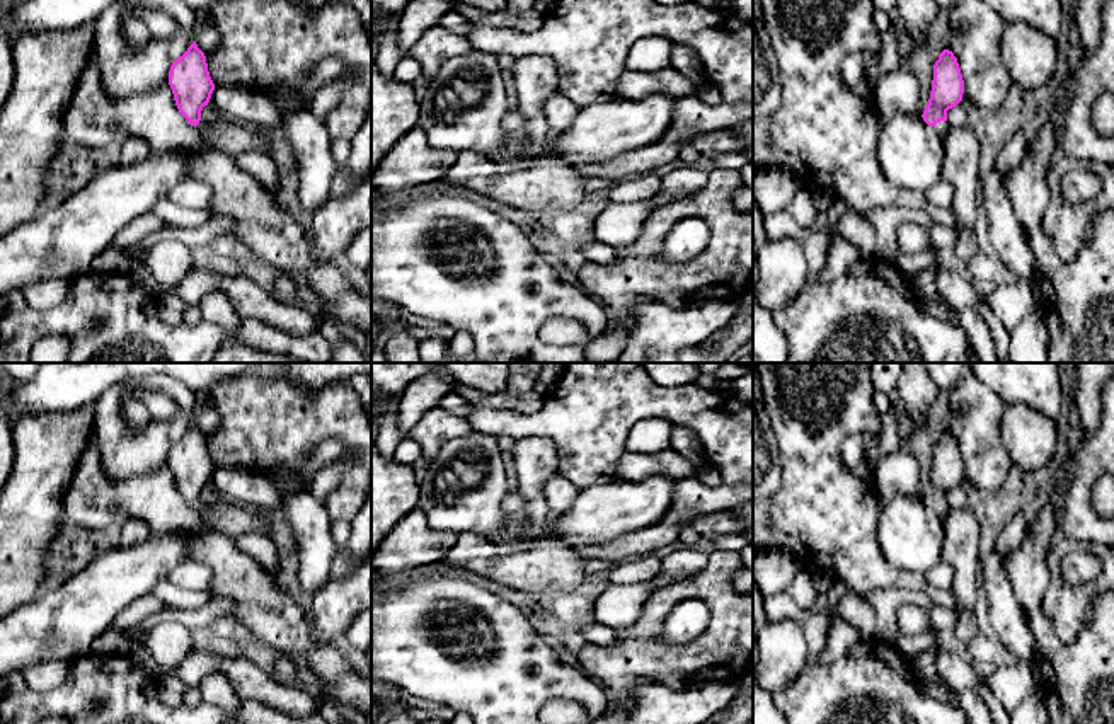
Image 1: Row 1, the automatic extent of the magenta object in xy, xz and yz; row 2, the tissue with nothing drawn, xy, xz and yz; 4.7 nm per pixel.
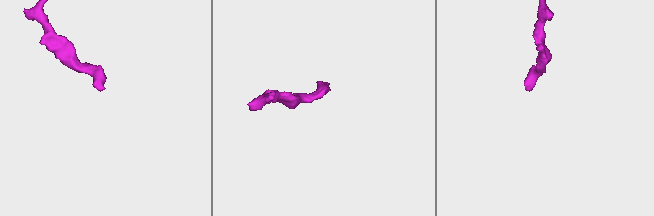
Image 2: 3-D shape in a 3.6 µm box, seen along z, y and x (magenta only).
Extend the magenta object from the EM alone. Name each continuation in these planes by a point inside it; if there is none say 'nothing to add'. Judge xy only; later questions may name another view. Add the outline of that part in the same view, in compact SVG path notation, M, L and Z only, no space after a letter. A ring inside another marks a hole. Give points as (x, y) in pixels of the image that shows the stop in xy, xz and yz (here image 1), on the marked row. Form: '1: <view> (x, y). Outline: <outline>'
1: xy (230, 137). Outline: M225 118L215 124L199 121L198 129L210 145L233 158L245 152L266 153L271 145L271 135Z

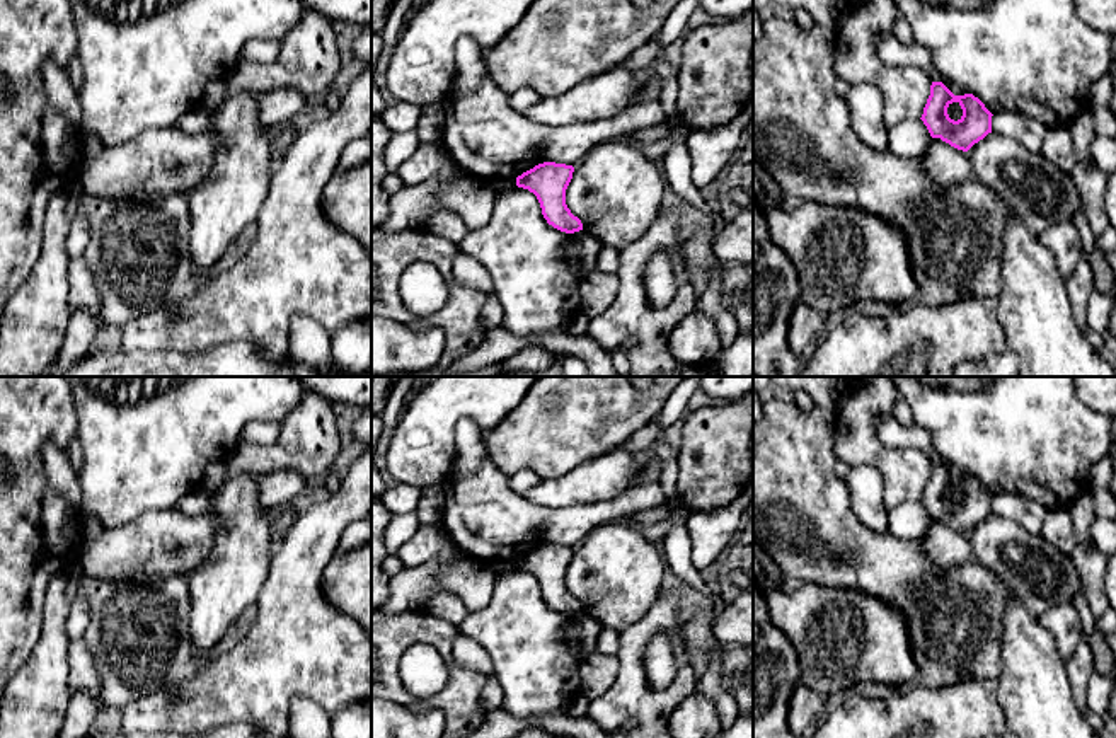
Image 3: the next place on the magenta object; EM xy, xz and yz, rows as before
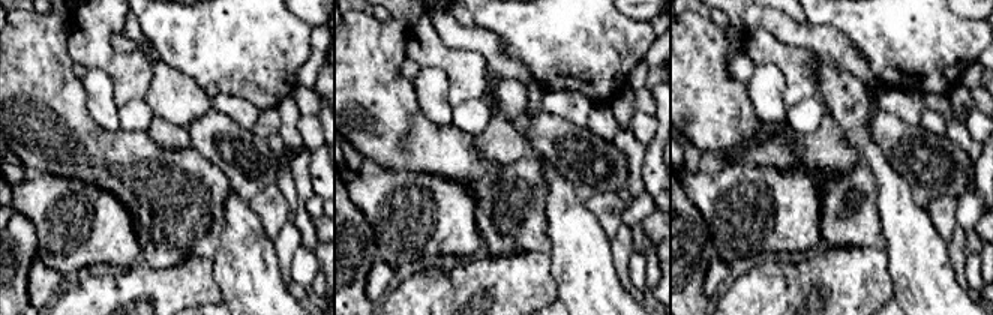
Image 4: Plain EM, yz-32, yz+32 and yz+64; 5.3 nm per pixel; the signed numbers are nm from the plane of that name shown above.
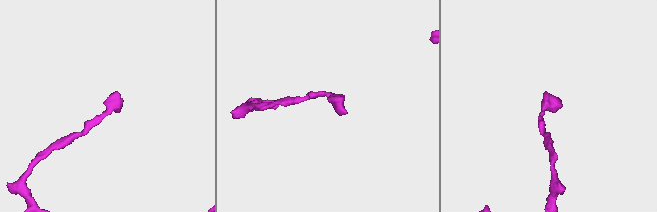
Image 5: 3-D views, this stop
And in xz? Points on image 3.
nothing to add

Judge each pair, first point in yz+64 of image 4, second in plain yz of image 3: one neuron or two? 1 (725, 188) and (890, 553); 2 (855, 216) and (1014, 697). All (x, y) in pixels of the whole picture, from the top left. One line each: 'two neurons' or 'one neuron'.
1: two neurons
2: two neurons

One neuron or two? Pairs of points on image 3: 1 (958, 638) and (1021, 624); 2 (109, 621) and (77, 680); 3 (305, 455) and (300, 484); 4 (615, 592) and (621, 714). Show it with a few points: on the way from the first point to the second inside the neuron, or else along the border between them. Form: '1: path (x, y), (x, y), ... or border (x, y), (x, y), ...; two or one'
1: border (1012, 593), (1002, 612), (1000, 670); two
2: border (79, 645), (94, 662), (101, 694); two
3: border (261, 476), (271, 471), (293, 469), (310, 483); two
4: border (653, 605), (621, 631); two

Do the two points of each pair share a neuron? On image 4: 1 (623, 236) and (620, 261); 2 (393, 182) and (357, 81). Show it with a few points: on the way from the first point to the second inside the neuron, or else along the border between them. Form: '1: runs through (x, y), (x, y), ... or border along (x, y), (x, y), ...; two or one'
1: runs through (623, 242), (621, 255); one
2: border along (383, 168), (423, 173); two

